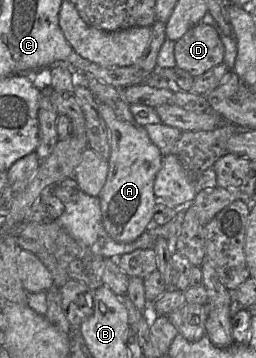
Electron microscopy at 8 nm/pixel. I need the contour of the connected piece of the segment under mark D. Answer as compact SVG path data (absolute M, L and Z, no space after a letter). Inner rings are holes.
M198 23L175 42L176 66L198 77L223 63L224 45L216 29Z

